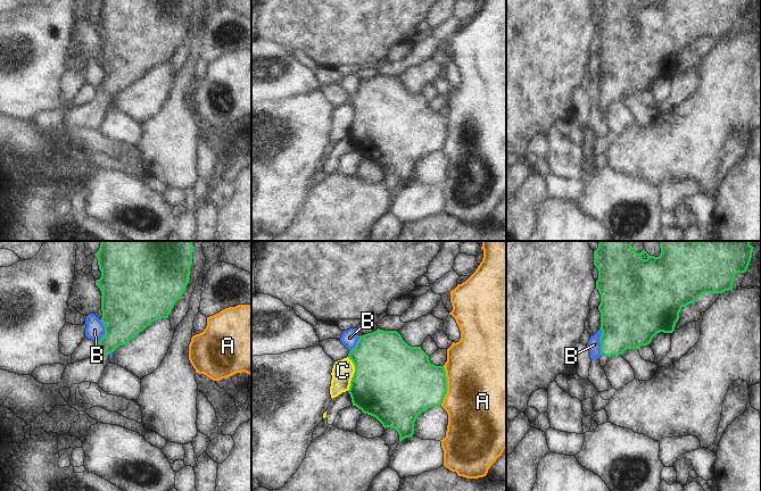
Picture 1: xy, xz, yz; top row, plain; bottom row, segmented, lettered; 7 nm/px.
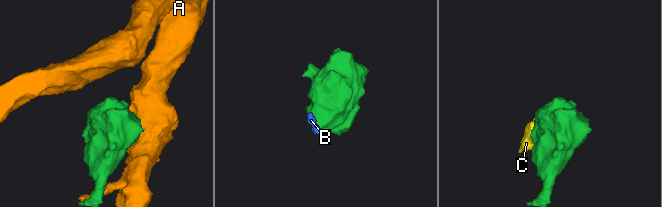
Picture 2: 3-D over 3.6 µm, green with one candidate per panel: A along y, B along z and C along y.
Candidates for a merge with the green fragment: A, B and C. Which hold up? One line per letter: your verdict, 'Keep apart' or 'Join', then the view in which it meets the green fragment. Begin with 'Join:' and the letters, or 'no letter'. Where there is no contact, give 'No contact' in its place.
Join: no letter
A: Keep apart. Touches green in xz
B: Keep apart. Touches green in yz
C: Keep apart. Touches green in xz.

